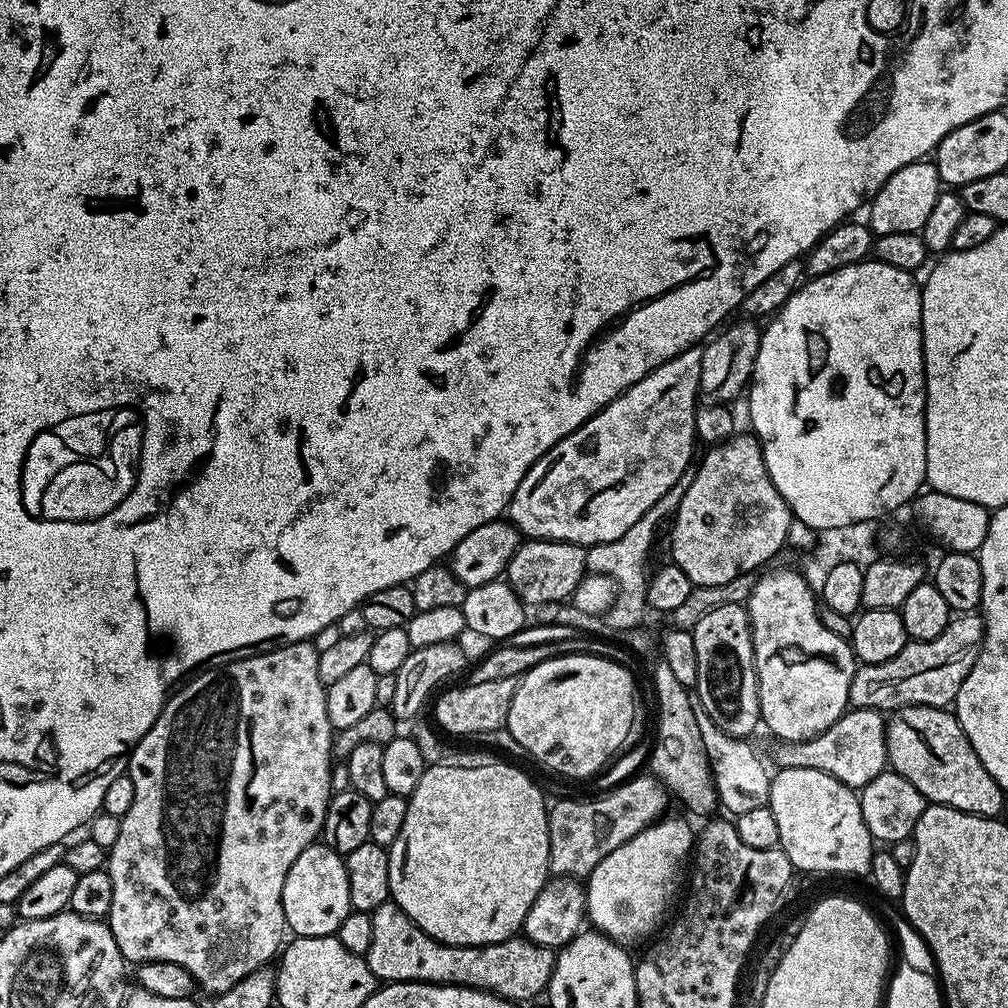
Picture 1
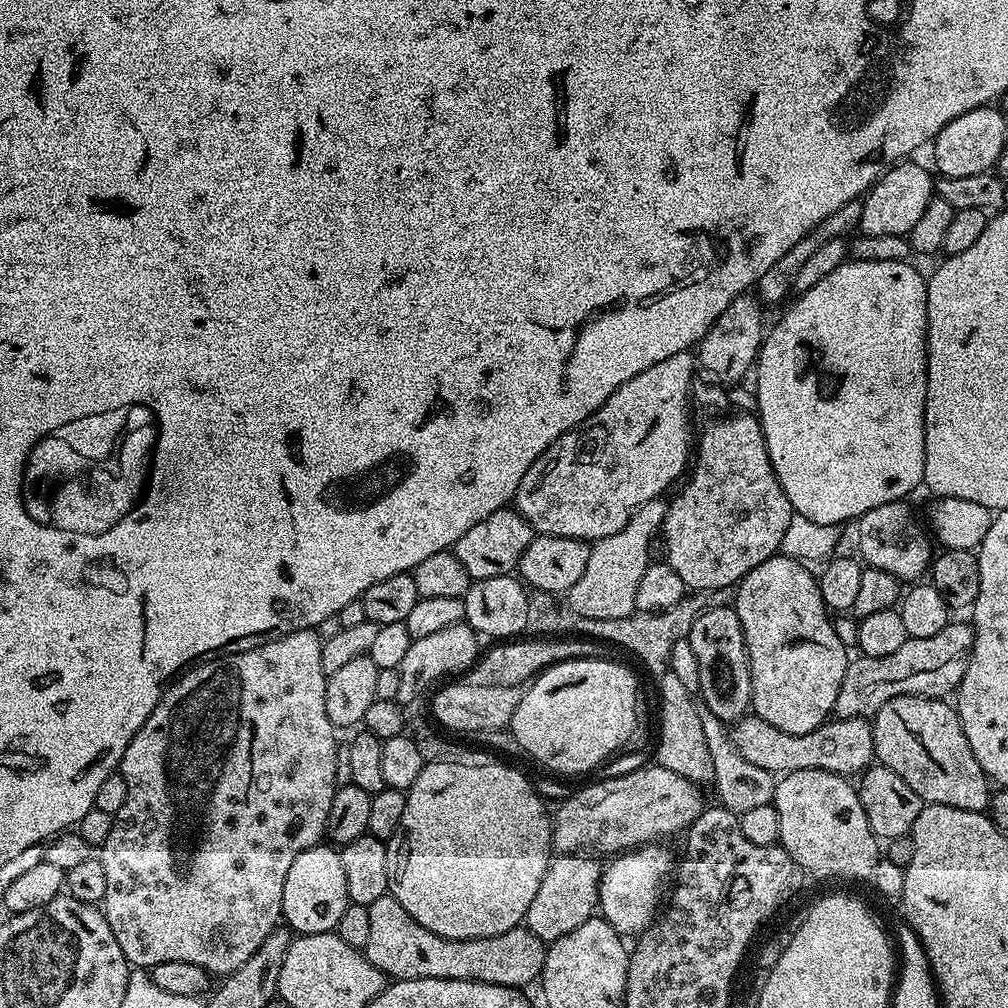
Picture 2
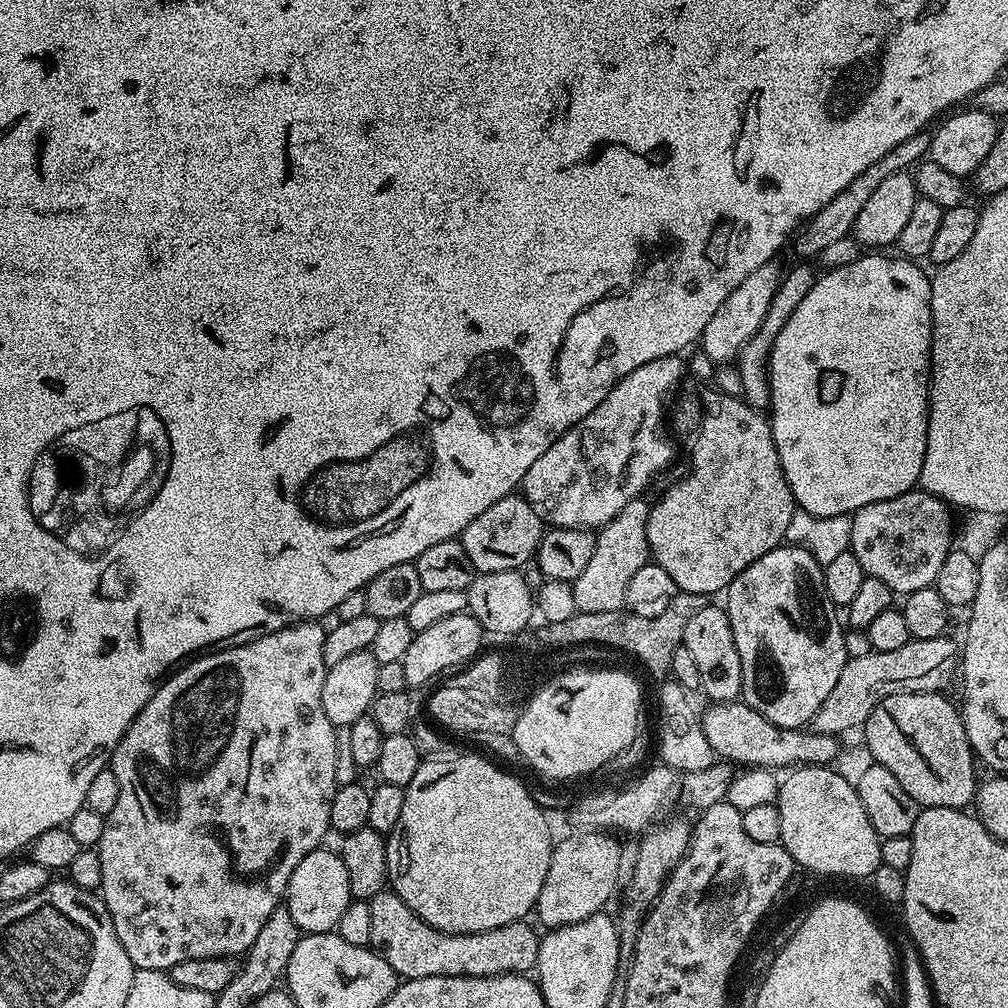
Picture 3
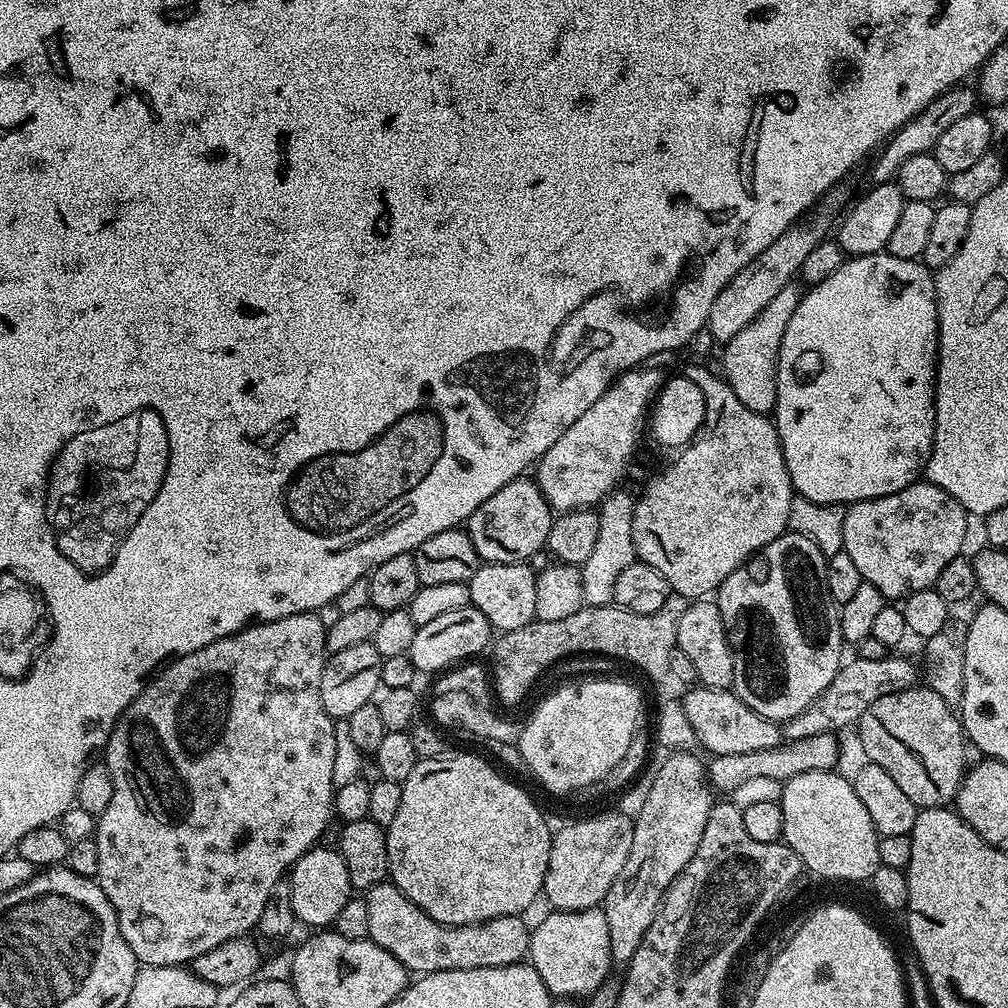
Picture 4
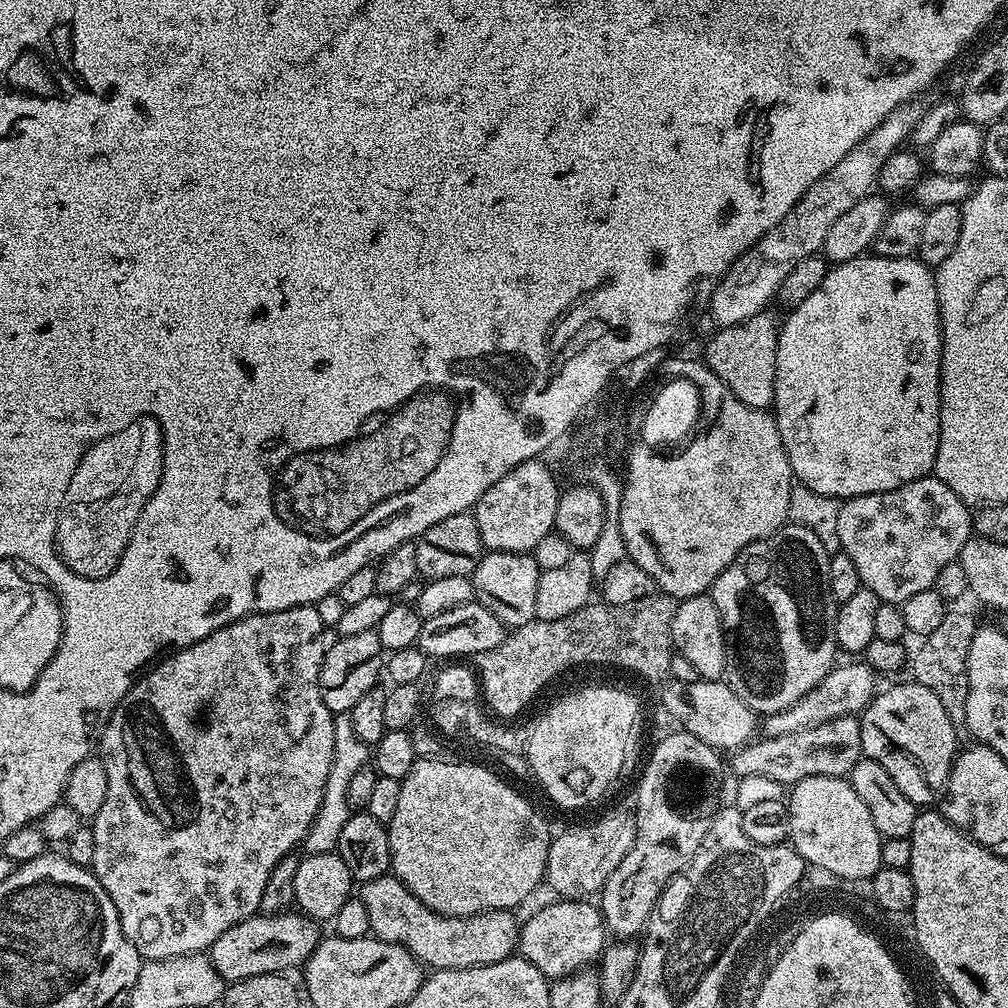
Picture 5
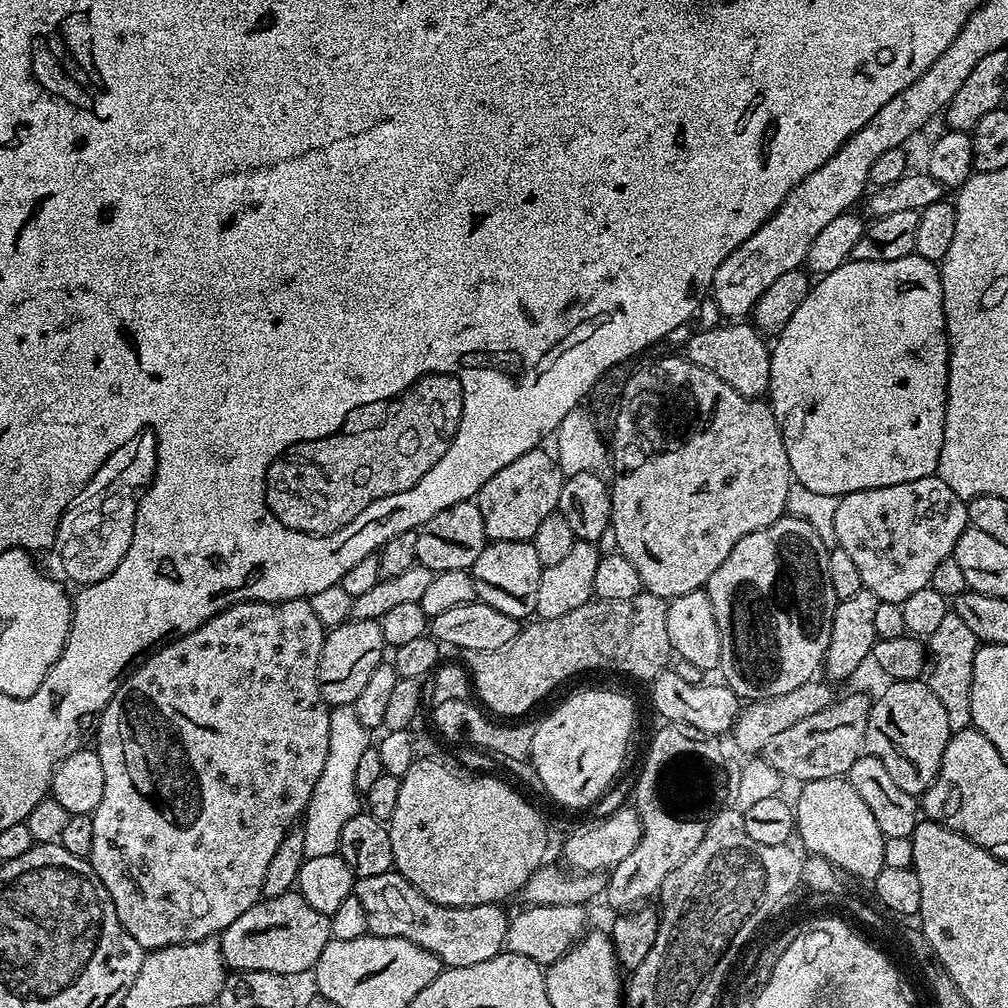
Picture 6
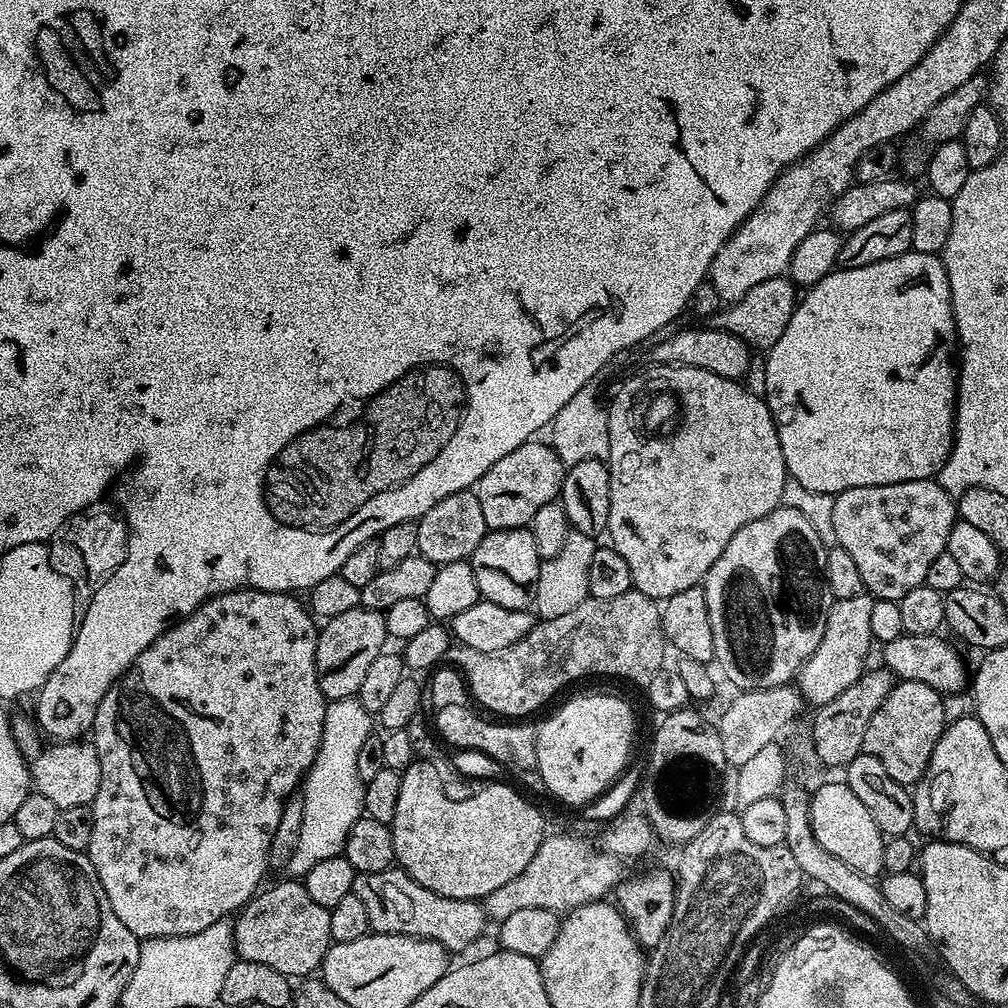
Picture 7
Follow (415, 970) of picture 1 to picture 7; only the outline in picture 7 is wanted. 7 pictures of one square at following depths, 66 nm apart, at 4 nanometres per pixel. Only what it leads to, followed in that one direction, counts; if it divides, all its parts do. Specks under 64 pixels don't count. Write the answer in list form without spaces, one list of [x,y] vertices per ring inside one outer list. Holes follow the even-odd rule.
[[[396,866],[378,874],[357,872],[352,893],[366,905],[372,932],[426,938],[441,944],[449,954],[466,951],[483,934],[484,924],[489,923],[481,901],[442,898],[442,894],[426,890],[426,886],[414,882],[414,878]]]

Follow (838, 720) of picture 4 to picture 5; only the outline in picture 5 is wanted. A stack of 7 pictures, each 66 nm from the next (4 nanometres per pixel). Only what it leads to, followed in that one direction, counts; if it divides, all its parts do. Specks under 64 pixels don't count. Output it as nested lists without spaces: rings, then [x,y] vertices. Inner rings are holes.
[[[864,662],[842,664],[833,667],[832,671],[826,674],[826,678],[822,682],[818,682],[818,686],[814,686],[814,690],[810,690],[810,694],[802,694],[802,698],[798,702],[794,702],[792,708],[775,712],[772,716],[764,716],[762,720],[763,735],[794,734],[798,730],[813,728],[822,722],[830,722],[834,718],[863,713],[878,691],[877,673]]]

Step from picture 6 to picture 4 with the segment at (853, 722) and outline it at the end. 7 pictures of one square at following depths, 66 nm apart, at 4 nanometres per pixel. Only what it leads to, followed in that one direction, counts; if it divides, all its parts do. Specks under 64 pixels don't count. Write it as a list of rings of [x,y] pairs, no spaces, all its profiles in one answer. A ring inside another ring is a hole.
[[[827,732],[810,738],[782,742],[776,748],[750,750],[746,754],[712,756],[706,764],[708,783],[717,793],[730,794],[735,788],[742,786],[742,782],[753,778],[774,778],[783,782],[807,772],[831,772],[840,760],[840,744],[836,740],[839,739],[833,733]]]

